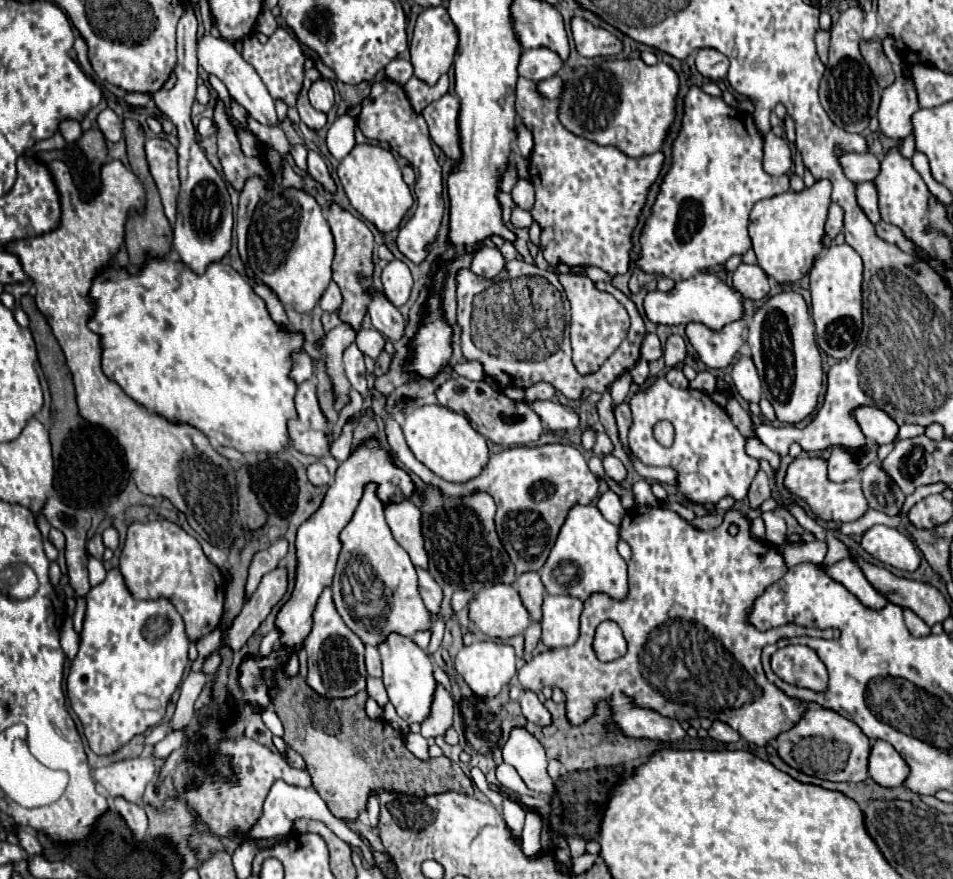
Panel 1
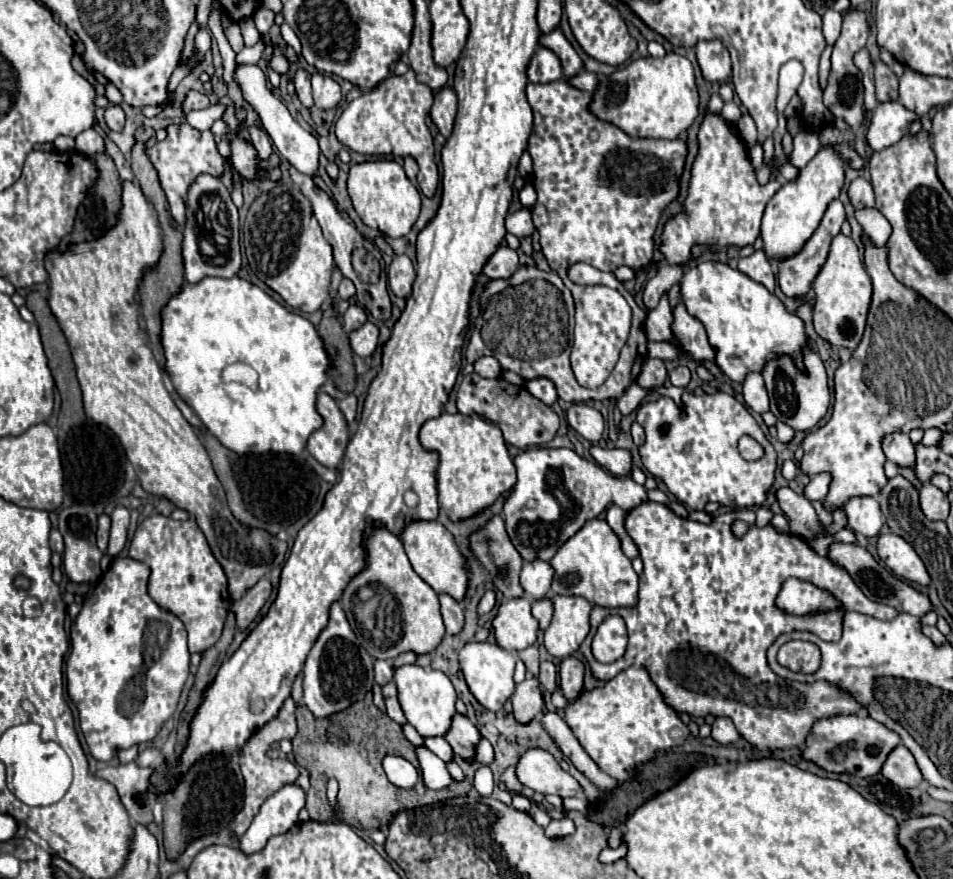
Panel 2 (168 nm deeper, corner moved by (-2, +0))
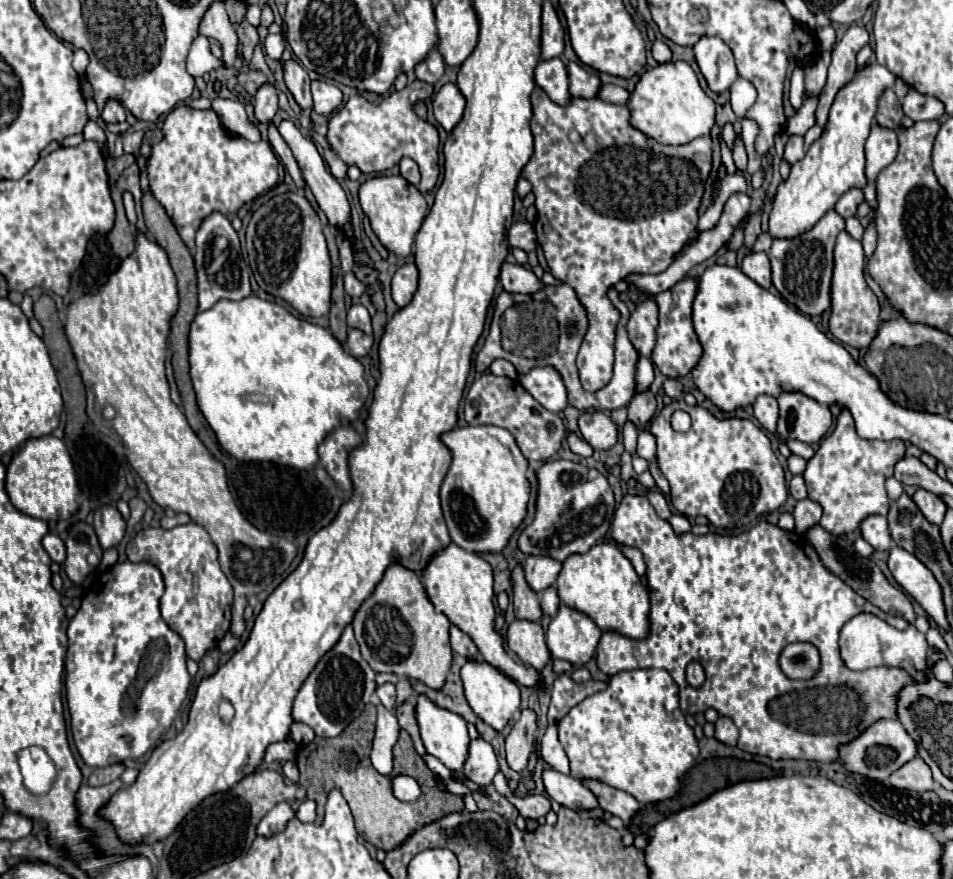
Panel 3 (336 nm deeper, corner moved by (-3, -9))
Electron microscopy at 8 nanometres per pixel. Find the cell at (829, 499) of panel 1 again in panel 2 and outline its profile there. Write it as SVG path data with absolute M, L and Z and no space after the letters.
M854 497L844 503L844 513L852 531L864 537L876 537L884 525L880 505L874 497Z

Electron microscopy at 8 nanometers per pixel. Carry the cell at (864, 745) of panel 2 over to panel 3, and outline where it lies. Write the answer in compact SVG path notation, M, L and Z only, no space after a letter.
M877 720L857 740L839 746L839 754L841 754L843 764L851 772L859 772L873 780L885 780L895 770L899 770L903 764L913 760L917 756L917 748L915 748L915 740L911 740L911 736L907 736L907 732L899 724L899 720Z

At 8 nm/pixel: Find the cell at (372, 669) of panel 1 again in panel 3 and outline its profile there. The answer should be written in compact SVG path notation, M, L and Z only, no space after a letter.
M383 684L377 688L377 696L381 700L381 704L387 708L387 710L393 710L395 706L395 686L393 684Z

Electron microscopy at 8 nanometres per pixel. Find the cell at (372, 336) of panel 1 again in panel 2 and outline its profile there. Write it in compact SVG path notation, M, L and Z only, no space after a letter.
M364 323L358 331L350 333L350 347L360 357L370 357L378 345L378 327L374 323Z

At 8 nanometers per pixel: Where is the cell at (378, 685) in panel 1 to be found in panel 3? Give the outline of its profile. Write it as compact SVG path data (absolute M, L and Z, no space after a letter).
M407 700L399 710L395 710L395 716L399 720L399 726L409 732L419 756L425 756L427 752L423 748L423 740L419 740L419 726L415 724L415 700Z

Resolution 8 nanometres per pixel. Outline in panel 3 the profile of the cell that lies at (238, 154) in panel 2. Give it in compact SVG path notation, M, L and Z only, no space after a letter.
M179 106L171 110L163 124L163 140L151 146L151 156L147 158L147 178L151 194L165 208L167 216L175 224L181 240L193 250L195 232L199 224L211 212L223 212L225 216L237 212L245 202L271 190L279 180L279 158L273 154L267 142L249 142L241 136L229 134L219 116L213 110L191 110L189 106Z

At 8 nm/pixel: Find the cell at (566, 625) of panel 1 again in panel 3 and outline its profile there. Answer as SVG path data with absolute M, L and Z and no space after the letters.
M561 604L547 628L547 646L555 660L561 658L583 666L593 658L601 634L603 632L587 614Z

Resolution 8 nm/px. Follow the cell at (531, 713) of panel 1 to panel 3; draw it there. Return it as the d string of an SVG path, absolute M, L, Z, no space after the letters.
M585 780L587 788L595 794L595 798L599 800L599 806L613 814L613 816L619 816L621 820L625 822L631 822L633 816L639 812L641 804L627 792L623 790L617 790L617 788L611 788L603 782L597 782L597 780Z

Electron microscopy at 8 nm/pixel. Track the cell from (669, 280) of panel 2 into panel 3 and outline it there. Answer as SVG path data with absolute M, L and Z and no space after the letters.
M647 298L645 302L637 304L627 322L629 340L633 348L639 352L639 356L645 358L651 356L655 348L655 328L657 328L657 304L651 298Z

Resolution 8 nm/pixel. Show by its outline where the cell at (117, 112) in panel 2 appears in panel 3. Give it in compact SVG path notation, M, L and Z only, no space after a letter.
M107 100L107 104L101 110L101 118L107 124L125 122L125 114L127 114L127 108L123 108L123 104L119 104L119 100Z

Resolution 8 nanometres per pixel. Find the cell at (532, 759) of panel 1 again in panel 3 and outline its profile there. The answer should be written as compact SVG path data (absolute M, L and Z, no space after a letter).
M545 770L543 782L545 782L547 796L561 806L567 806L577 812L579 810L593 810L599 806L593 792L589 788L585 788L583 782L575 780L573 776L561 774L557 770Z

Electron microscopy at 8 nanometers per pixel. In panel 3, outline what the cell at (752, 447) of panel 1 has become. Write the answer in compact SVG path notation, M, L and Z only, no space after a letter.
M793 476L791 484L789 484L789 492L795 500L805 500L807 498L807 488L805 488L803 476Z

